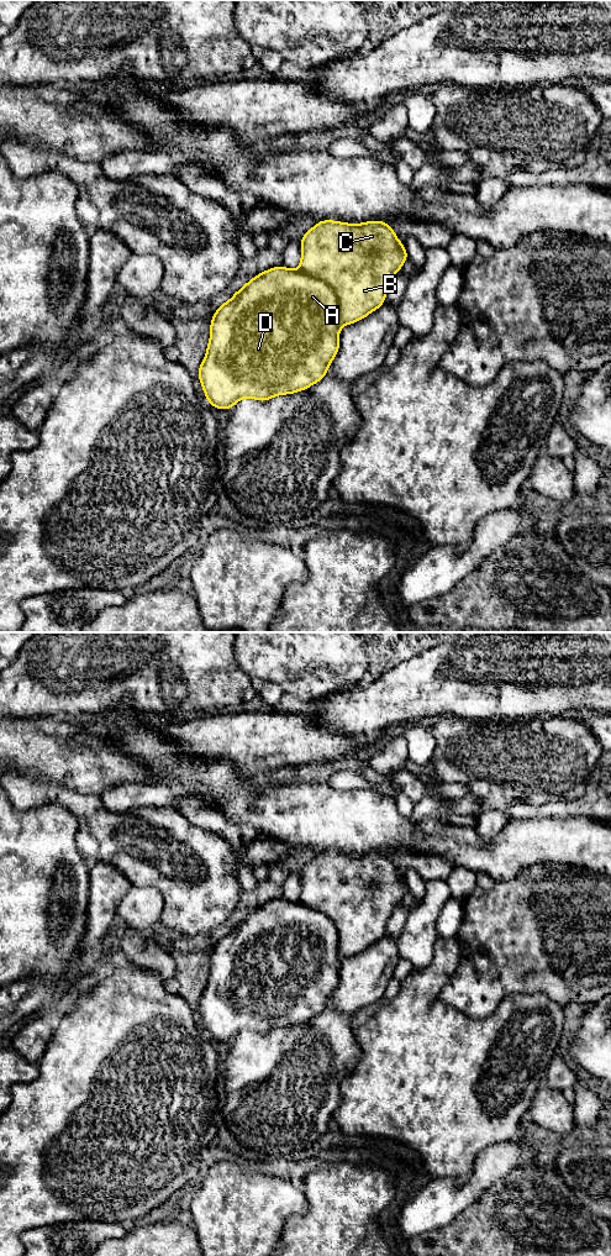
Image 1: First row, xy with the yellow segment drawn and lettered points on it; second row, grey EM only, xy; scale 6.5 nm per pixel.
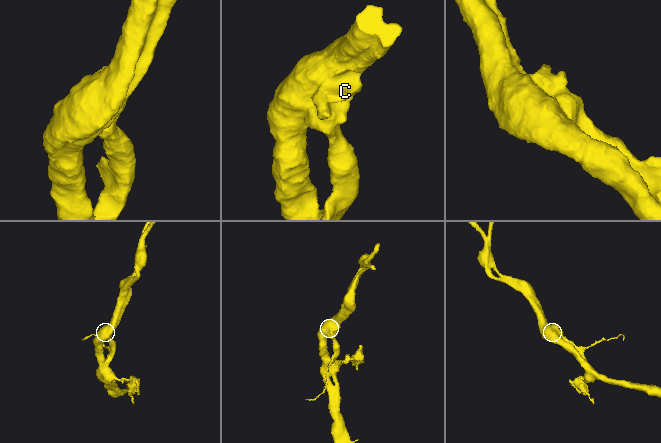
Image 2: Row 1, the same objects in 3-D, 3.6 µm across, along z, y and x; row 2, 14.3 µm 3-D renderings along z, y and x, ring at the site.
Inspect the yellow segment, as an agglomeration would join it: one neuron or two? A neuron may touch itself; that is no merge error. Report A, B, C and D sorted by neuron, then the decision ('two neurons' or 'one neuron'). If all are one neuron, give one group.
A B C D; one neuron

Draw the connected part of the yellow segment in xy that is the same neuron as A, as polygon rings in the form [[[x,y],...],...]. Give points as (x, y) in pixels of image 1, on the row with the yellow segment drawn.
[[[321,220],[305,232],[300,243],[297,269],[278,266],[258,273],[215,311],[206,354],[197,371],[211,406],[228,410],[243,398],[267,401],[306,390],[322,380],[339,351],[341,329],[363,320],[384,305],[394,275],[409,258],[406,247],[390,225],[378,220],[362,224]]]

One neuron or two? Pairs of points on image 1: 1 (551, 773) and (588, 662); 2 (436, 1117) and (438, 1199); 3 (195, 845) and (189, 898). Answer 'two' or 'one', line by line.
1: two
2: two
3: one

